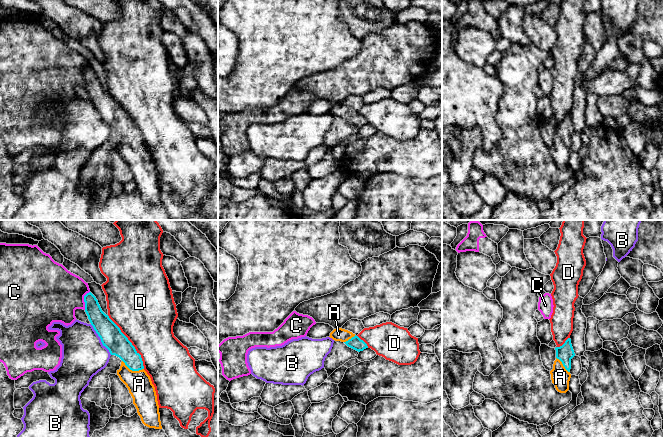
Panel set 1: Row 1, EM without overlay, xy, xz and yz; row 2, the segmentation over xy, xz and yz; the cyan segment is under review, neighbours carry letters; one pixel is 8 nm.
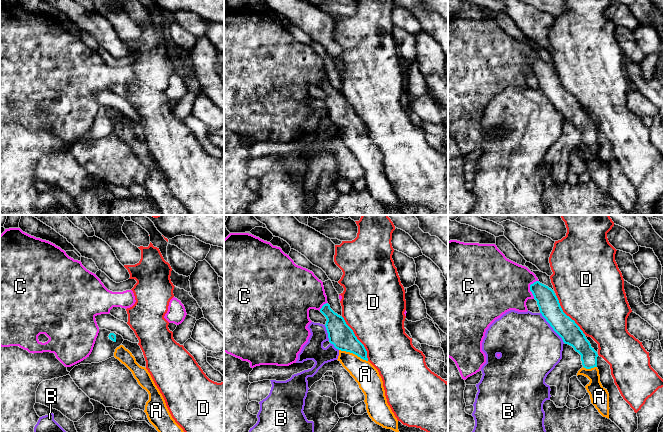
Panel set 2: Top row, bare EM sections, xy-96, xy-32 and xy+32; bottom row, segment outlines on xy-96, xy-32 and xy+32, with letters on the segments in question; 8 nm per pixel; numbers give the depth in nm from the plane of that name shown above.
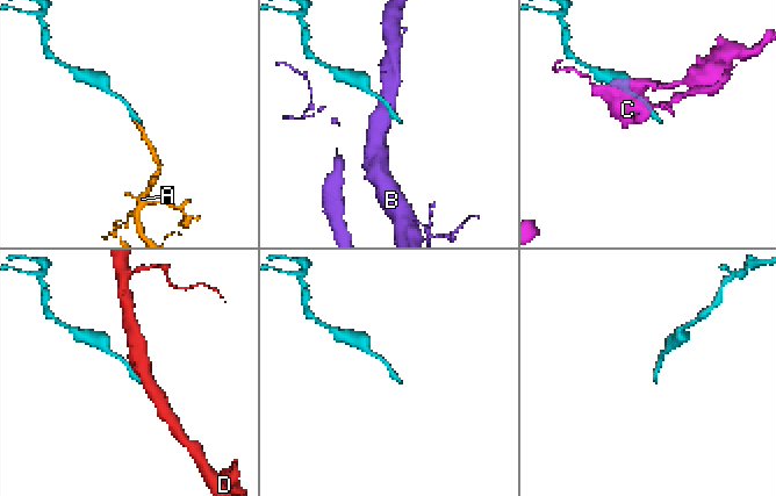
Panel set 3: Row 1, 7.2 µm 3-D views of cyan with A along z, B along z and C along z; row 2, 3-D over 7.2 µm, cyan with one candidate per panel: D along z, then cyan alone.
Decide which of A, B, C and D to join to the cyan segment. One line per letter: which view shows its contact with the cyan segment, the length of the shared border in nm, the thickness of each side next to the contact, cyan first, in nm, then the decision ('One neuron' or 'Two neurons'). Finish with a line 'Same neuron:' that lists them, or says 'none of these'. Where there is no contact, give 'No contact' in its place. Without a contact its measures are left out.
A: Touches cyan in xy. Shared border 190 nm. Thickness 180 nm (cyan) against 200 nm. One neuron
B: Touches cyan in xy. Shared border 300 nm. Thickness 180 nm (cyan) against 360 nm. Two neurons
C: Touches cyan in xy. Shared border 160 nm. Thickness 160 nm (cyan) against 440 nm. Two neurons
D: Touches cyan in xy. Shared border 550 nm. Thickness 180 nm (cyan) against 460 nm. Two neurons
Same neuron: A

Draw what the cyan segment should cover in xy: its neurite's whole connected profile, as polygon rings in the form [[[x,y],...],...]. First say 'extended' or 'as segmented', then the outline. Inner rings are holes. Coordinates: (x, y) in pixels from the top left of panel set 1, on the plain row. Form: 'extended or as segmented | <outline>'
extended | [[[91,68],[84,72],[84,78],[88,95],[103,122],[111,131],[122,136],[117,151],[128,164],[142,199],[149,204],[162,205],[155,163],[144,146],[141,131],[120,104],[102,87]]]

